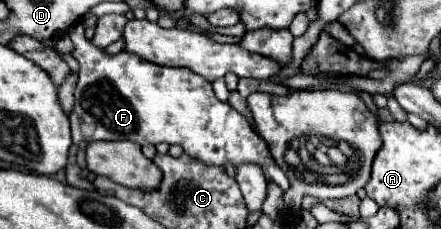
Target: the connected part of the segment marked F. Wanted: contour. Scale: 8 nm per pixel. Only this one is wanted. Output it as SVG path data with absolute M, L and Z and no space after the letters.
M76 22L68 28L68 36L74 42L74 58L80 62L78 72L78 84L76 84L76 104L74 114L70 114L74 144L80 140L94 142L94 140L132 140L138 144L178 144L184 148L184 152L206 166L234 166L240 164L258 164L262 166L268 180L278 184L282 190L288 188L288 178L280 170L280 166L274 162L266 142L252 130L250 122L236 112L228 102L220 102L212 90L212 84L206 78L200 78L188 68L166 68L152 62L142 60L136 54L120 52L116 56L108 56L102 52L102 48L96 48L86 36L82 22Z

